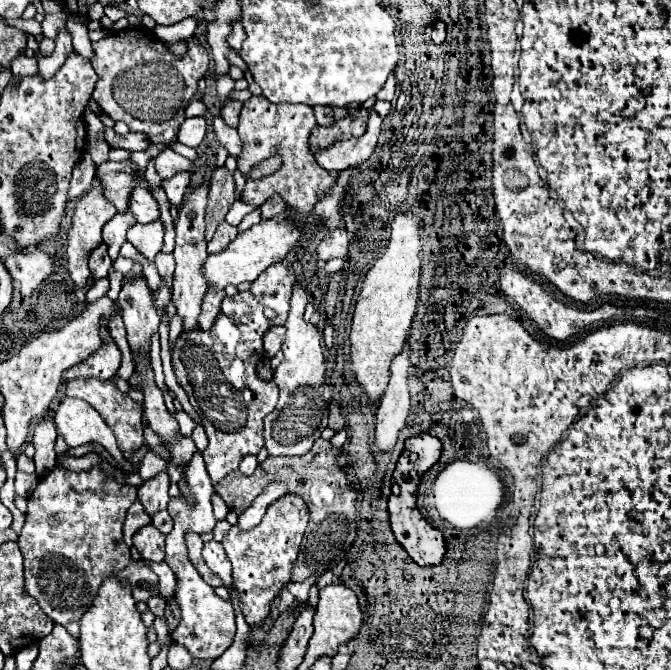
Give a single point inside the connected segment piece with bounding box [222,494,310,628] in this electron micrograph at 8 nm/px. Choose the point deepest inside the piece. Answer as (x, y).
(262, 559)

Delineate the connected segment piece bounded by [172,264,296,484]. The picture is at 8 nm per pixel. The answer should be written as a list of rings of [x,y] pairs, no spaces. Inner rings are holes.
[[[274,264],[262,272],[256,282],[252,282],[248,292],[224,298],[220,314],[210,330],[194,328],[182,332],[174,342],[172,368],[208,434],[210,444],[202,452],[202,458],[214,484],[228,472],[236,470],[244,456],[258,454],[264,446],[262,420],[276,406],[278,388],[274,380],[258,378],[256,367],[264,357],[263,336],[266,330],[286,322],[294,280],[294,270],[284,264]],[[264,308],[272,308],[278,316],[274,320],[266,320]]]

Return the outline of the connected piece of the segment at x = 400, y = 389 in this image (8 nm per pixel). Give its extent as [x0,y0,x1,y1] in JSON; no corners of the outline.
[376,348,410,450]

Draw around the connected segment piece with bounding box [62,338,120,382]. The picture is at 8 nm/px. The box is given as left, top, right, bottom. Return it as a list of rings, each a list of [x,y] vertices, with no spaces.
[[[106,338],[102,340],[102,346],[88,356],[84,362],[76,364],[74,368],[64,372],[64,382],[72,380],[72,378],[100,378],[100,380],[112,380],[116,376],[120,368],[120,350],[116,348],[116,344]]]

